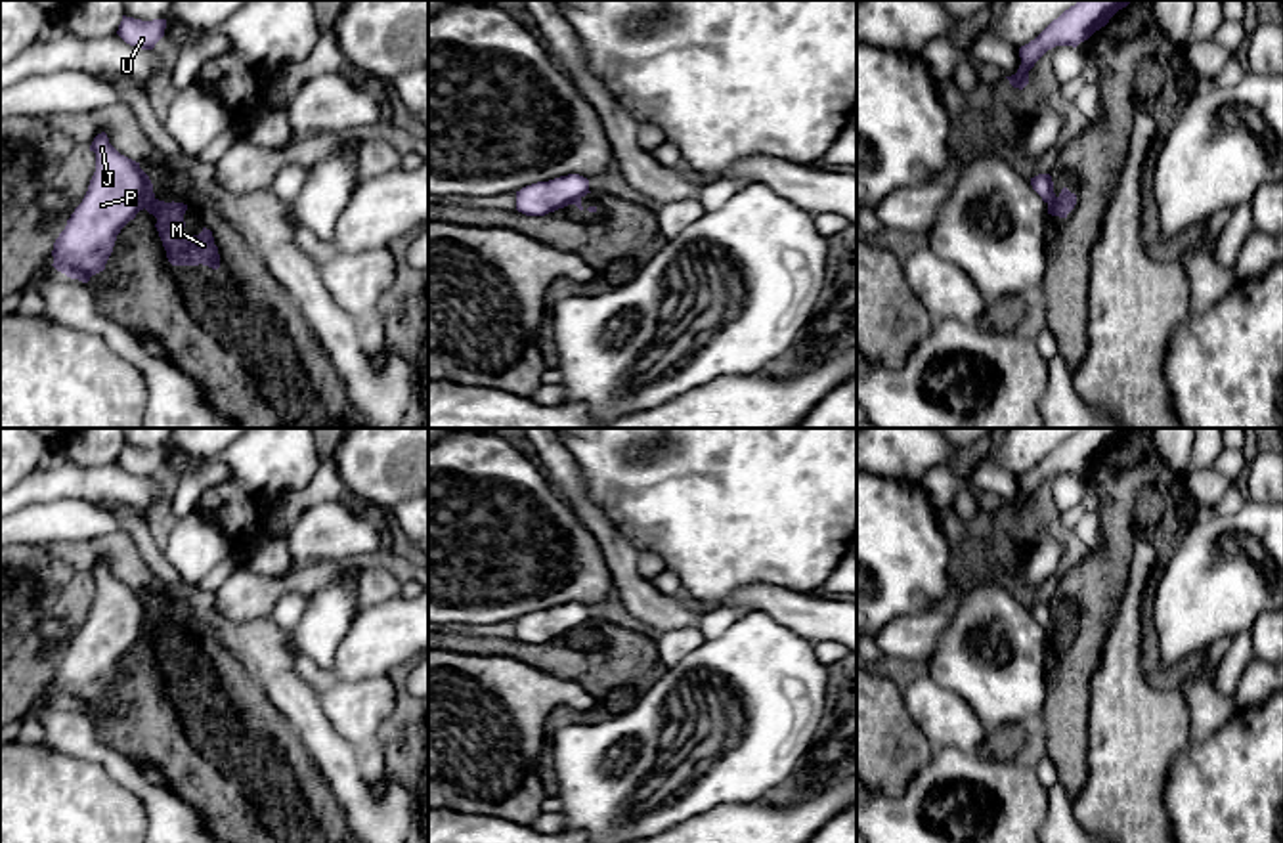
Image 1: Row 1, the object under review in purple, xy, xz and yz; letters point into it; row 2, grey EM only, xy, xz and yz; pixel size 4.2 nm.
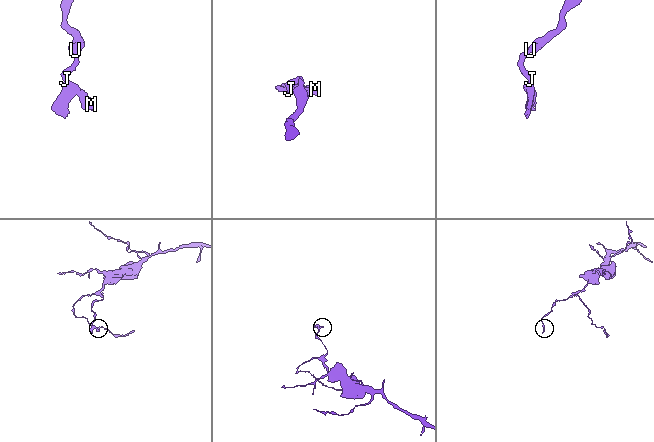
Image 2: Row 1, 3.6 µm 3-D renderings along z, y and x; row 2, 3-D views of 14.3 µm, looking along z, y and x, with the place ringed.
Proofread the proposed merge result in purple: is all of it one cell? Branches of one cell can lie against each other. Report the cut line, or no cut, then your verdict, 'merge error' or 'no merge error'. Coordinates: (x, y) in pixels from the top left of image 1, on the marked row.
cut xy (152, 184), (144, 207); merge error

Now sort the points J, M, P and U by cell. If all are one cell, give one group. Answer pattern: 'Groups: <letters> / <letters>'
Groups: J P U / M

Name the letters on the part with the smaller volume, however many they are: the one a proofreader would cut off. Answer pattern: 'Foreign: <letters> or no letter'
Foreign: M

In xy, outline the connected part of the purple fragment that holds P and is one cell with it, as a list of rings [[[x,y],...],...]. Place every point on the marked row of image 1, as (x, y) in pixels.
[[[105,132],[94,138],[90,151],[96,153],[96,172],[52,250],[52,266],[82,283],[105,270],[117,235],[145,208],[151,193],[140,162],[120,155]]]

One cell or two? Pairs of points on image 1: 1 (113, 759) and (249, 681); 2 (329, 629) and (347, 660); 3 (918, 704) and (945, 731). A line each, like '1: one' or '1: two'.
1: two
2: two
3: one

